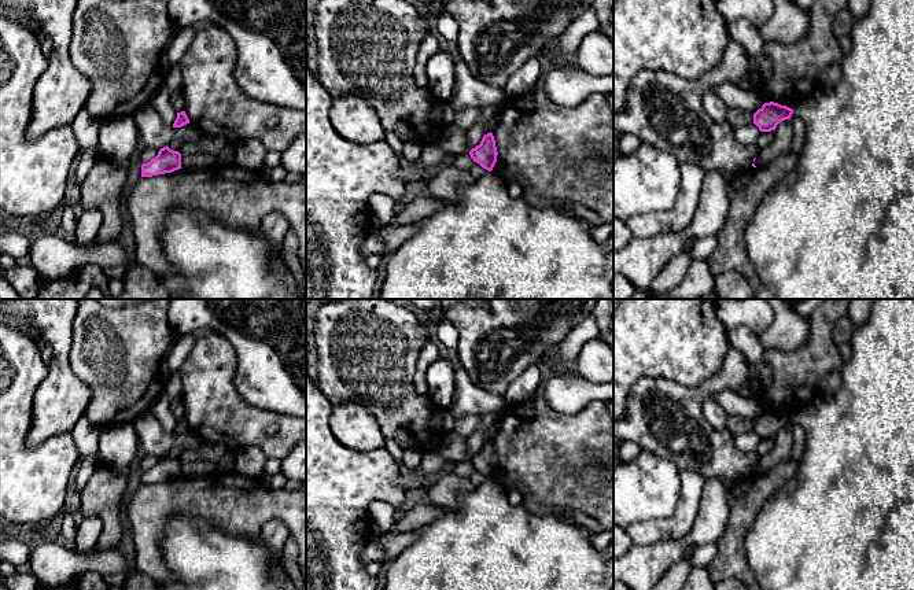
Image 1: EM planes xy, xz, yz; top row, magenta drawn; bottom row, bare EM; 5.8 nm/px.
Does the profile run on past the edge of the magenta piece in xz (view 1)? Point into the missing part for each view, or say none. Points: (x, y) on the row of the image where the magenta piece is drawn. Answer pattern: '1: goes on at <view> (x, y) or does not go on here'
1: does not go on here

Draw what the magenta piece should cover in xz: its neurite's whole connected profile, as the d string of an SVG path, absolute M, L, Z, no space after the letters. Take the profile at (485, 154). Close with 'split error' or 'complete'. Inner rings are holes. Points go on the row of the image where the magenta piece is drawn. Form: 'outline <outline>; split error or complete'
outline M493 133L484 134L480 144L469 151L469 155L473 162L491 172L498 155Z; complete

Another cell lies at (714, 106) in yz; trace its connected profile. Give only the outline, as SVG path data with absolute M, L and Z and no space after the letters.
M707 89L703 95L701 102L705 113L712 121L718 123L726 121L729 107L716 93L714 93L711 89Z

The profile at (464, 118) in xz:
M462 107L456 110L453 123L467 132L479 122L480 115L480 107Z

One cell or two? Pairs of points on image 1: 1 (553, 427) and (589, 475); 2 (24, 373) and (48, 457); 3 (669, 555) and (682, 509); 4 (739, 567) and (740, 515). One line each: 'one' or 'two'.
1: two
2: one
3: two
4: one

